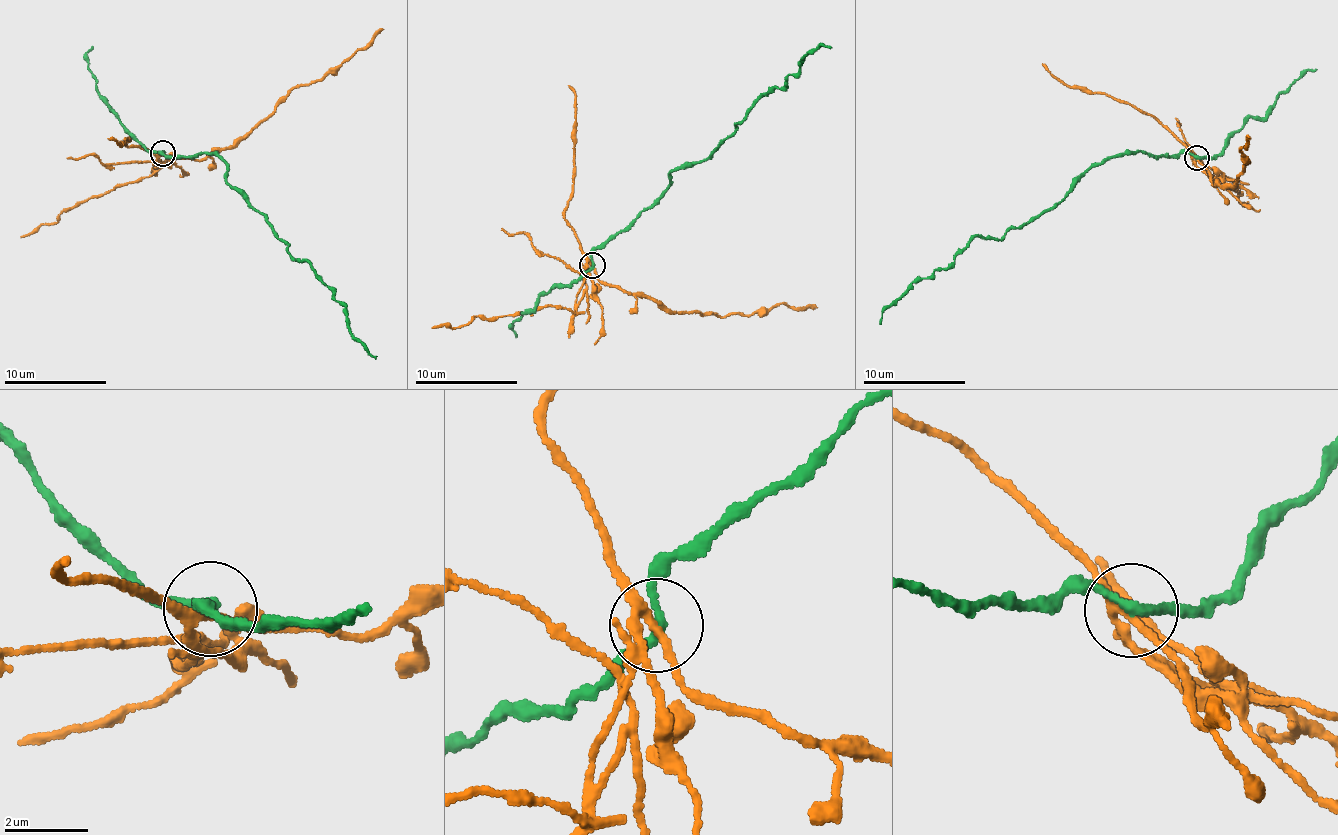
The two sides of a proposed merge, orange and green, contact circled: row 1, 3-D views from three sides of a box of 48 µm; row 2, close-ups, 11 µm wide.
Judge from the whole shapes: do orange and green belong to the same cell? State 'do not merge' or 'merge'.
do not merge

